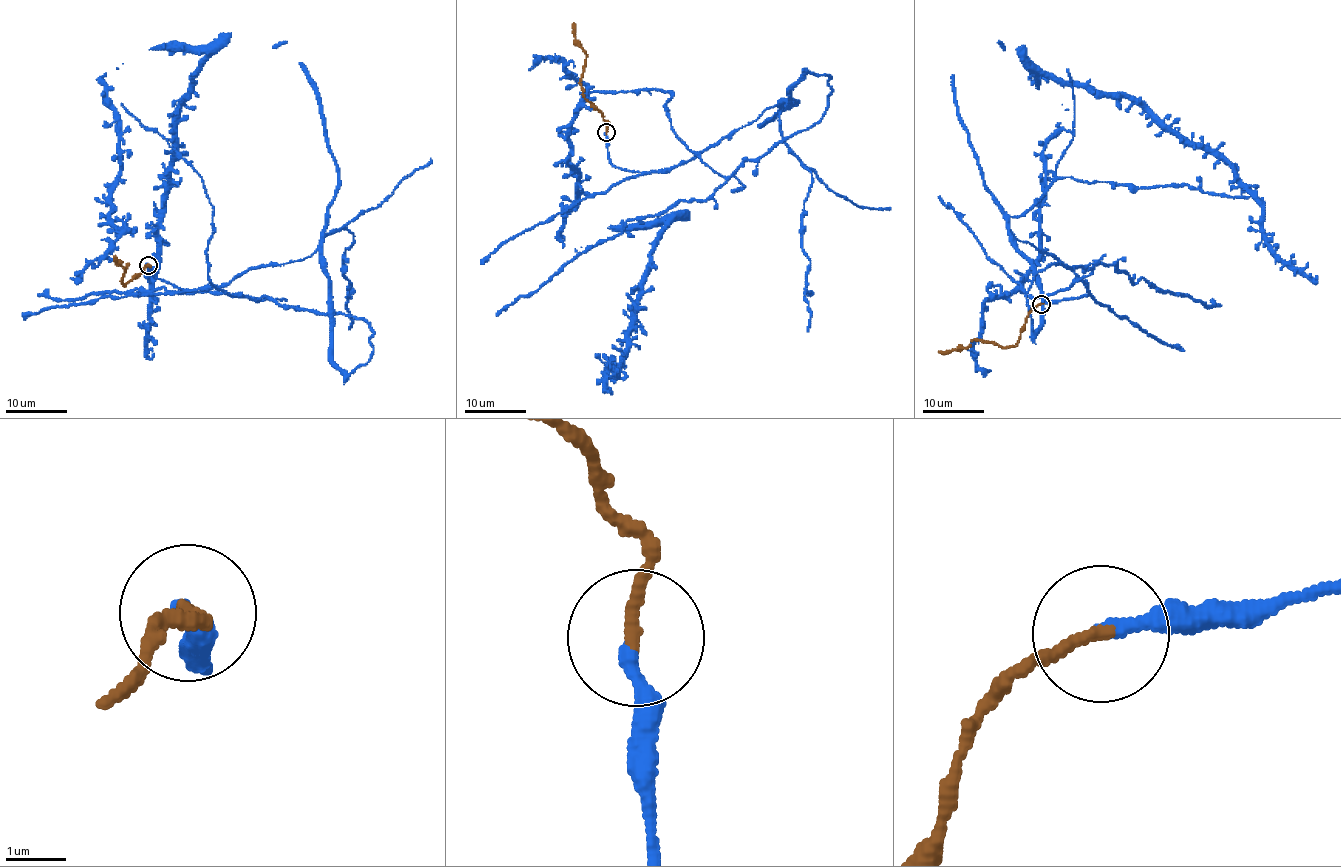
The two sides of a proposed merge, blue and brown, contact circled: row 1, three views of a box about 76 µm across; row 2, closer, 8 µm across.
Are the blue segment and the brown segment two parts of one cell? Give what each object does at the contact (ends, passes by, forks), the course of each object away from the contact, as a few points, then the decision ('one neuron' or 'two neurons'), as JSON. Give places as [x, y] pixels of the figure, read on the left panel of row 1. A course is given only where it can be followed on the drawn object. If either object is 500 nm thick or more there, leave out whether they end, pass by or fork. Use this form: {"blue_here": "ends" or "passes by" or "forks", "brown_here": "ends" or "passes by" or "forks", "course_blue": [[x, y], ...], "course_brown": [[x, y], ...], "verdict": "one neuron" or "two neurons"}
{"blue_here": "ends", "brown_here": "ends", "course_blue": [[147, 264], [206, 289], [317, 250], [333, 363], [370, 357], [361, 318], [215, 287], [203, 181], [121, 103]], "course_brown": [[147, 264], [124, 285], [121, 279], [127, 264], [126, 267], [116, 262], [115, 255]], "verdict": "one neuron"}

